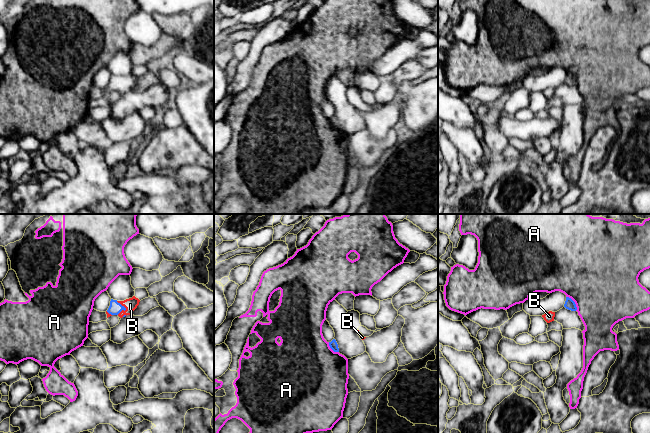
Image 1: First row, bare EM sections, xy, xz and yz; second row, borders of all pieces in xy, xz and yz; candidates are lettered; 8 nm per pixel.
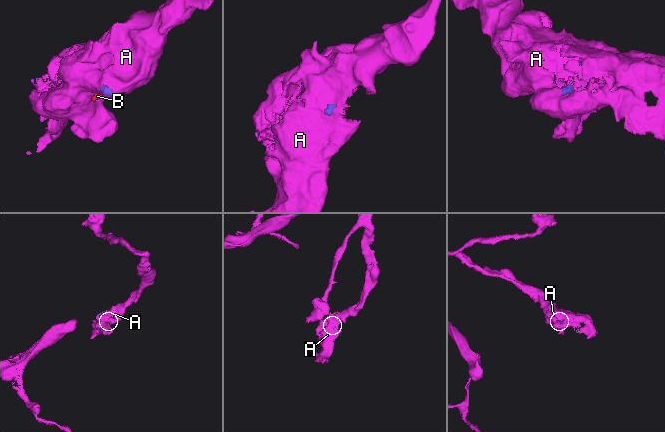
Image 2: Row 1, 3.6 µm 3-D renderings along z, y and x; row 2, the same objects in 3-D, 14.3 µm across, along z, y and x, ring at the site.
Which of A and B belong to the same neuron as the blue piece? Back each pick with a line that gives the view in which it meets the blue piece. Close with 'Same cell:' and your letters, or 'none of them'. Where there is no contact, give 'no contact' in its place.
B: contact in xy
Same cell: B

